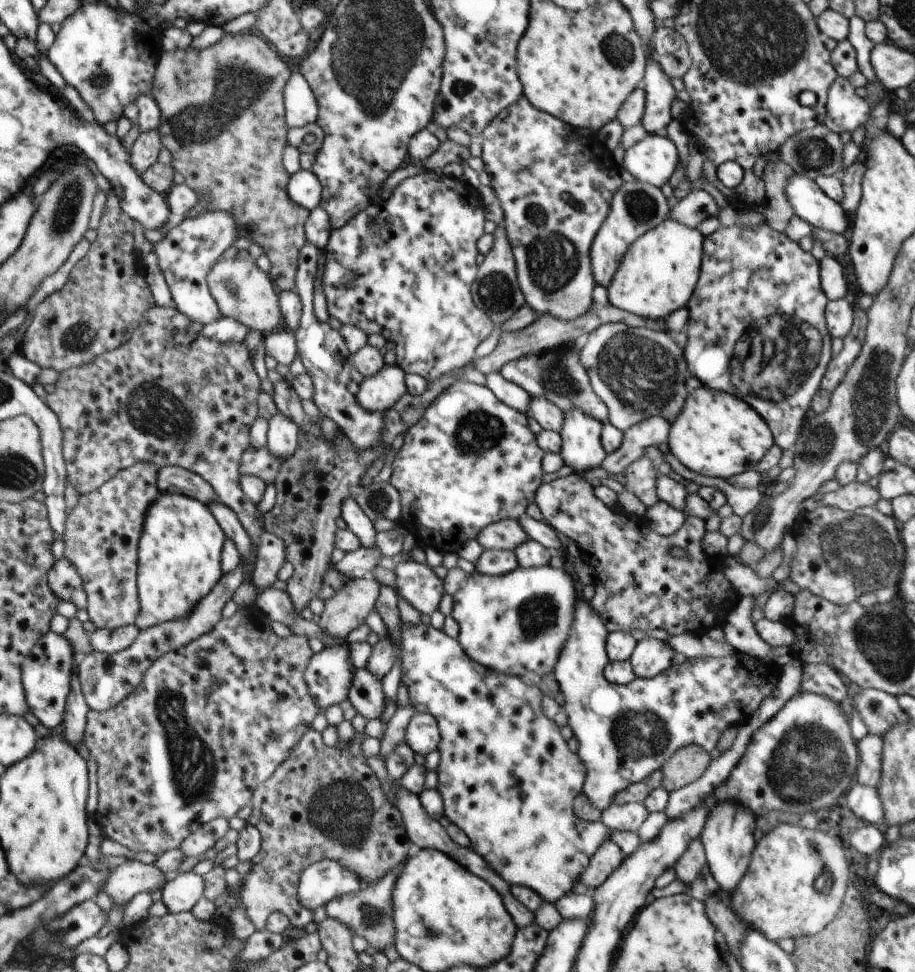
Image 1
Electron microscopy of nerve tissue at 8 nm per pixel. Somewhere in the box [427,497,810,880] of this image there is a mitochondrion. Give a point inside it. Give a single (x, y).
(637, 734)

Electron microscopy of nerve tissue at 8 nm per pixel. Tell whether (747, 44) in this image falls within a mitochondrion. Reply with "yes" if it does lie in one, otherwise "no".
yes

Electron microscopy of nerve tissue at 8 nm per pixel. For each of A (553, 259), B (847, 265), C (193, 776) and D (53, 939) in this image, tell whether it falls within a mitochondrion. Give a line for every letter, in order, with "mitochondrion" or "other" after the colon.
A: mitochondrion
B: other
C: mitochondrion
D: mitochondrion

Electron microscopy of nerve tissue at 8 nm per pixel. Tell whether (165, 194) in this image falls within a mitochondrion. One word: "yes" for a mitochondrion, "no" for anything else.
no

